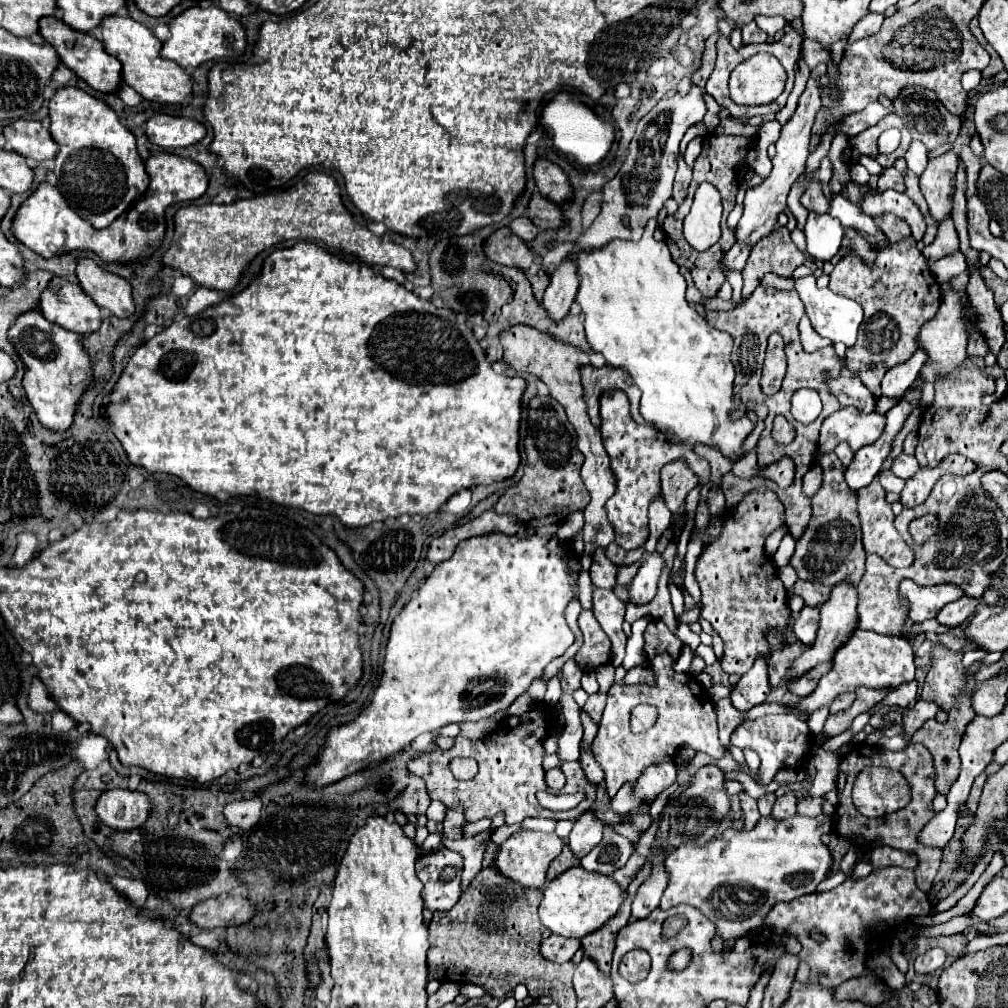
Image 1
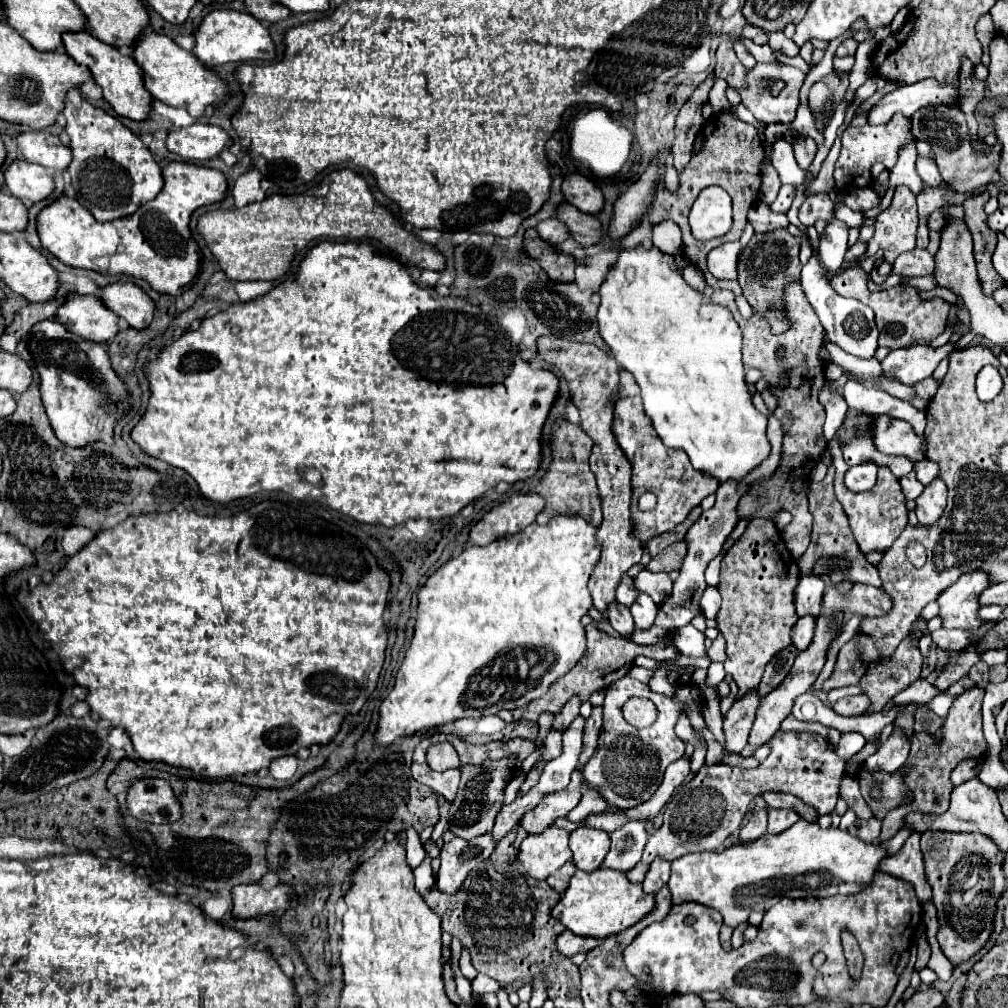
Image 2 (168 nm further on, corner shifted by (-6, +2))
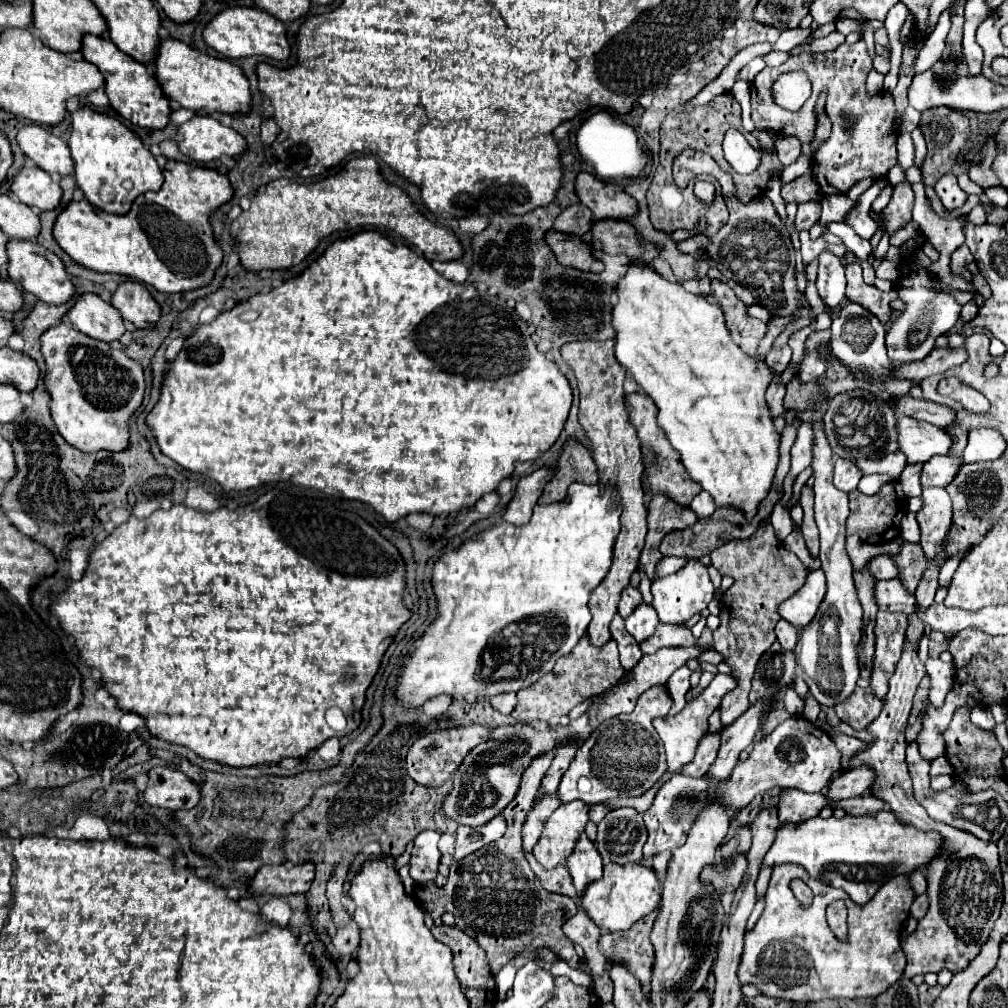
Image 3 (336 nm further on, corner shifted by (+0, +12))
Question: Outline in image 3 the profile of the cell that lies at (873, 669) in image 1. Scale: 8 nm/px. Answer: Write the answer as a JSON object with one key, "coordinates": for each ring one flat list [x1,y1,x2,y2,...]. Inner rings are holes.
{"coordinates":[[961,552,961,556,951,556,951,558,943,564,943,568,941,568,941,586,945,586,945,584,951,582,953,574,955,574,955,570,957,570,957,566,961,564,963,558,965,558,965,552]]}

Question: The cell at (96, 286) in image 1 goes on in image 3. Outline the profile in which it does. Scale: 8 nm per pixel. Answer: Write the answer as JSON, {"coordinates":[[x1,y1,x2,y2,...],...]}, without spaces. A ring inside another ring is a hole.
{"coordinates":[[125,282,117,288,111,304,119,310,123,320,135,328,155,328,161,318,161,306,153,300,149,290,137,282]]}

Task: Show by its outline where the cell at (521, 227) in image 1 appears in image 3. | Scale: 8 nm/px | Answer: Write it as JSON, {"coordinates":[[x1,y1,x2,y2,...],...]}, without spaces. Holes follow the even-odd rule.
{"coordinates":[[573,204,569,208,565,208,559,218,555,220,555,230,565,232,565,234,575,234,575,236,583,236,591,230,593,224,593,212,583,206,583,204]]}

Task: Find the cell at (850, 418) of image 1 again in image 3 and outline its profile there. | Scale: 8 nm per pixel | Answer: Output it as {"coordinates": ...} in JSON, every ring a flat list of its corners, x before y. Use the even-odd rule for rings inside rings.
{"coordinates":[[899,416,899,448,909,464,925,464,939,454,947,456,951,446,953,438,947,430,909,416]]}

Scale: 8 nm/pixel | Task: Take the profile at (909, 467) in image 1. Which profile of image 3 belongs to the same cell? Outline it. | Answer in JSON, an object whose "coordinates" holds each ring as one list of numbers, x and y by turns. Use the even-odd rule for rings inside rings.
{"coordinates":[[933,456,933,460,929,460,929,464,923,466,923,474,921,474,923,488,927,488,927,486,945,488,947,484,951,484,955,480,961,466,963,466,961,458]]}

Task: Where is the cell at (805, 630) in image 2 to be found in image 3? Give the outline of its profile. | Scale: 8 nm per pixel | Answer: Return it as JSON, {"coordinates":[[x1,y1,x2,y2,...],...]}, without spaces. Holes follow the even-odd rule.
{"coordinates":[[779,620,777,628,775,628,775,634,777,634,777,642,781,644,781,648,785,648,785,650,795,648,797,638,799,638,799,630,795,630,793,624,789,624,785,620]]}

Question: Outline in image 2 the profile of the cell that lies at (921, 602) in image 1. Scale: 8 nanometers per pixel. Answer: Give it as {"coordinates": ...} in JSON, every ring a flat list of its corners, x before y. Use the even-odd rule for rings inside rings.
{"coordinates":[[971,572,943,590,937,598,943,628,979,628,981,620,977,618,977,598,987,586,987,574]]}

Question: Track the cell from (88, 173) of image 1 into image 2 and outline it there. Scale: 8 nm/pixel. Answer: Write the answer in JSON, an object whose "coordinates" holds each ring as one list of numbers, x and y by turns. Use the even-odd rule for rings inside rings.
{"coordinates":[[65,102,63,114,67,118,65,132,71,138,73,152,73,160,67,168,71,186,75,188,75,198,97,218,97,222,129,216,161,192,161,168,153,160,153,154,115,116,109,116,91,102,83,102,79,108]]}

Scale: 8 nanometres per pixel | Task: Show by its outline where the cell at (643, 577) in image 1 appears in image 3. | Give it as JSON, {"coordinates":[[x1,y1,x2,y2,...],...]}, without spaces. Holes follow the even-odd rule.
{"coordinates":[[641,604,641,608,635,608,635,612,625,620,625,628,627,632,641,644,647,638,651,638,655,634,659,620,657,620,657,612,653,610,653,606]]}

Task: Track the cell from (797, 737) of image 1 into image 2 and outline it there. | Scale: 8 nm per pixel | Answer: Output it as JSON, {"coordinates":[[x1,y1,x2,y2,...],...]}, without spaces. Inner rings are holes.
{"coordinates":[[777,730,766,745,770,747,771,752,767,760,761,762,755,770,711,766,701,768,691,780,683,782,683,786,675,790,677,794,673,794,671,802,667,802,665,806,663,826,653,836,649,836,641,862,625,874,627,880,633,884,641,884,649,870,649,864,657,854,661,854,665,860,675,860,689,852,721,848,725,838,741,826,749,802,757,794,767,790,789,792,801,798,811,808,815,808,819,814,831,814,837,802,837,790,845,773,847,760,837,758,833,746,813,732]]}

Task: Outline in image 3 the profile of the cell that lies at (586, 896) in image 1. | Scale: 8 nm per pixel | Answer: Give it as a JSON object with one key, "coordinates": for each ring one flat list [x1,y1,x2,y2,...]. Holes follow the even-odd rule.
{"coordinates":[[605,864,603,878,595,884,589,884,589,890,585,890,585,896,581,898,583,910,589,914,589,918,603,930,619,932,629,930,637,920,651,914,659,908,661,902,661,884,657,880,655,870,649,864]]}

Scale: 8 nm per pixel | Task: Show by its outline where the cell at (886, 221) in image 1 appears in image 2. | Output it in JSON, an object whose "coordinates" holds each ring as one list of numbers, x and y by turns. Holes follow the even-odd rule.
{"coordinates":[[853,188,853,190,845,192,843,202,855,212,863,212,867,208,879,208,881,206,881,198,875,194,873,188]]}

